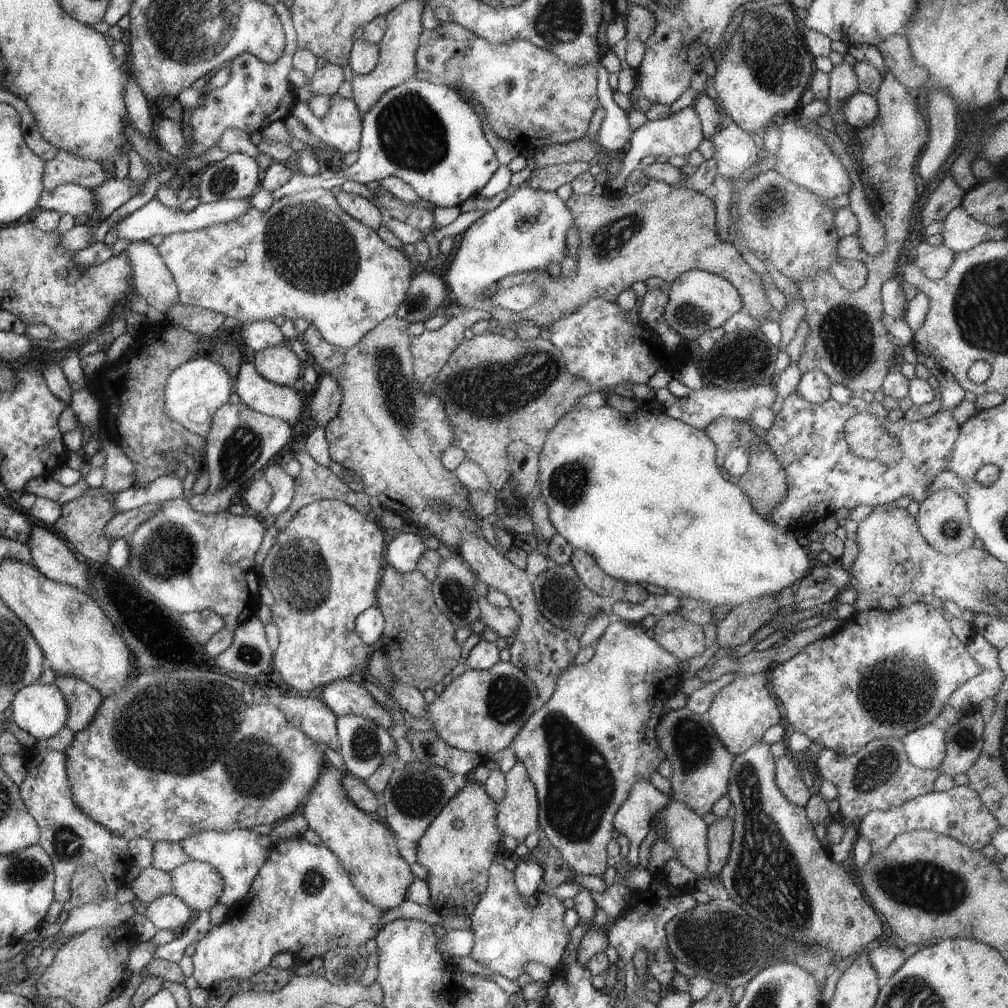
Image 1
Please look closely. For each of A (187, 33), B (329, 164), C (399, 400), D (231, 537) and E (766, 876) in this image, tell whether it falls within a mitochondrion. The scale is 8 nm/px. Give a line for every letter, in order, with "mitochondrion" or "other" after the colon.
A: mitochondrion
B: other
C: mitochondrion
D: other
E: mitochondrion

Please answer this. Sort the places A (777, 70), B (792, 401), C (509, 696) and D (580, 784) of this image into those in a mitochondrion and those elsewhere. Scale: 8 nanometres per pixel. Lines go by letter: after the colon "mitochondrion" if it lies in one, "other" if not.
A: mitochondrion
B: other
C: mitochondrion
D: mitochondrion

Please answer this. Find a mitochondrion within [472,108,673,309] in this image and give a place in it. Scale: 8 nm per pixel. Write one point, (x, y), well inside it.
(618, 232)

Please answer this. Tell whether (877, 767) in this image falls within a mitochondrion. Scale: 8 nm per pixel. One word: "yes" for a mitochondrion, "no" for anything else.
yes

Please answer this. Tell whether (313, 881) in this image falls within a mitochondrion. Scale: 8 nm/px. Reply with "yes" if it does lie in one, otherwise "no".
yes

